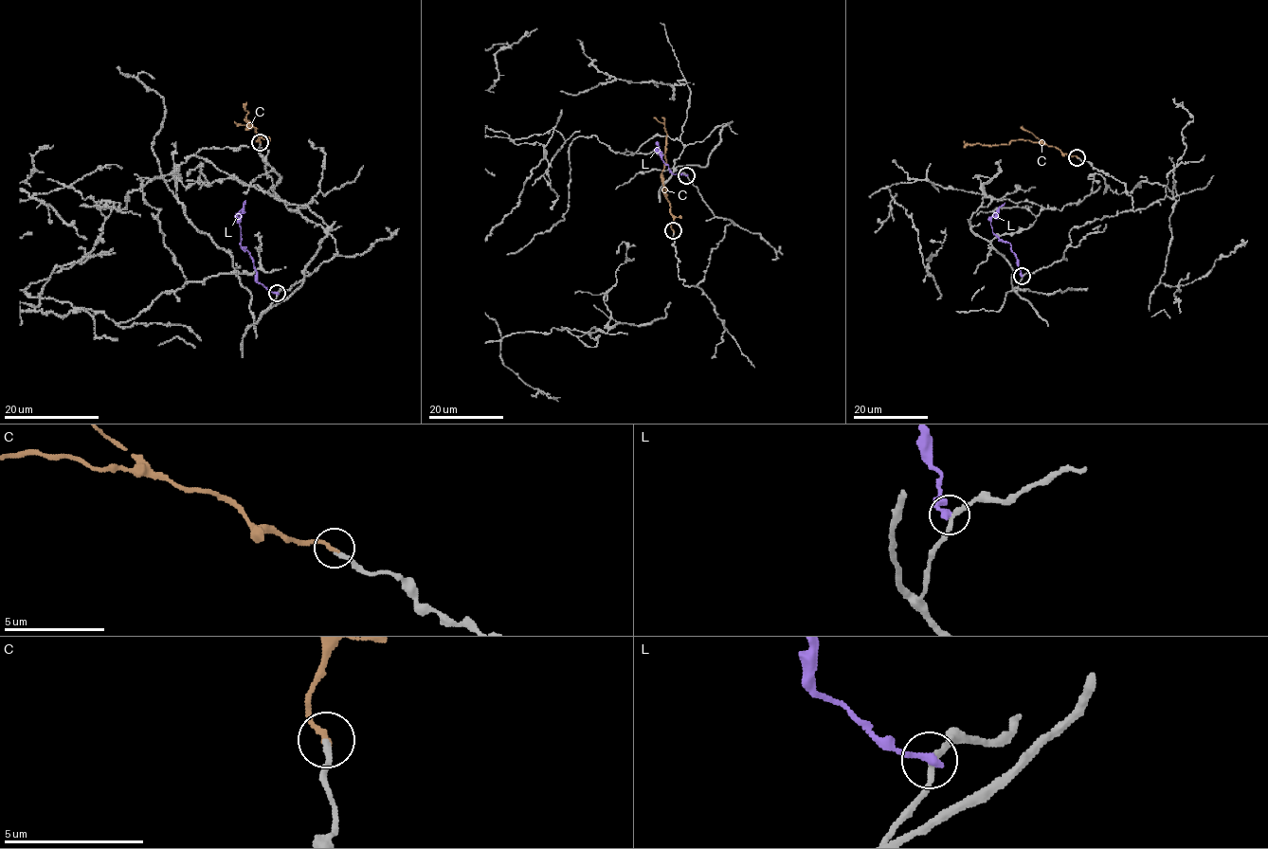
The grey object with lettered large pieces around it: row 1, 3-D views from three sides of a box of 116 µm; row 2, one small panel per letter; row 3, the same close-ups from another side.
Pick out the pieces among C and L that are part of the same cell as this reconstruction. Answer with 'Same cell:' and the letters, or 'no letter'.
Same cell: C

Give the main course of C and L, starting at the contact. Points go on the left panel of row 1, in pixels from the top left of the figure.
C: (260, 141), (256, 128), (246, 120), (250, 127), (251, 125), (238, 125), (234, 121)
L: (276, 293), (267, 291), (257, 280), (250, 252), (241, 245), (239, 210), (245, 200)

